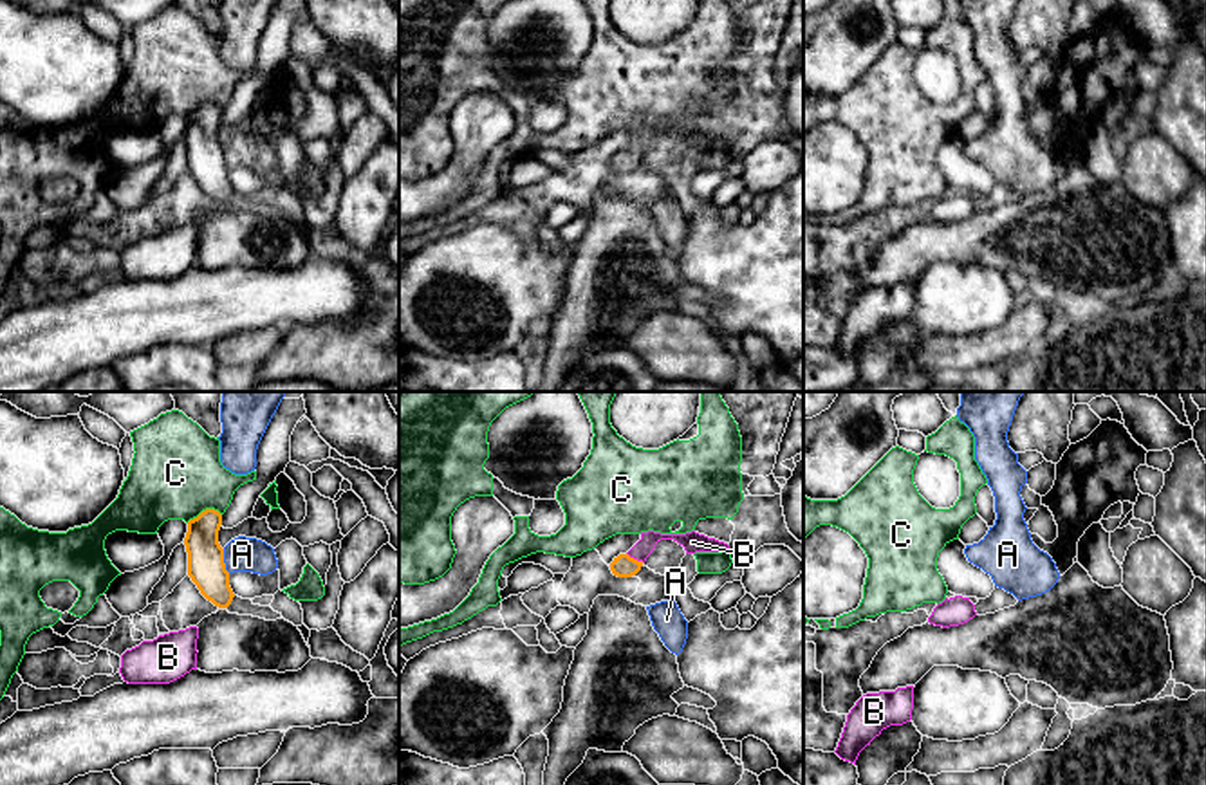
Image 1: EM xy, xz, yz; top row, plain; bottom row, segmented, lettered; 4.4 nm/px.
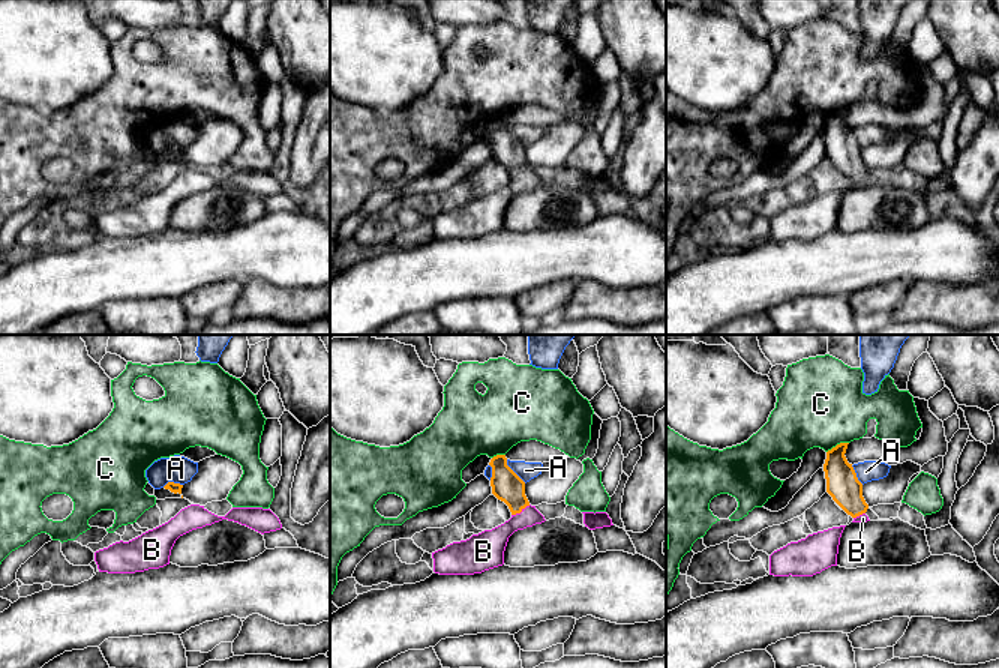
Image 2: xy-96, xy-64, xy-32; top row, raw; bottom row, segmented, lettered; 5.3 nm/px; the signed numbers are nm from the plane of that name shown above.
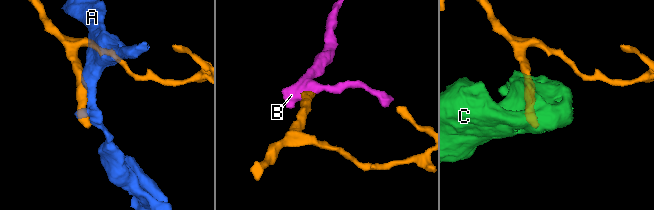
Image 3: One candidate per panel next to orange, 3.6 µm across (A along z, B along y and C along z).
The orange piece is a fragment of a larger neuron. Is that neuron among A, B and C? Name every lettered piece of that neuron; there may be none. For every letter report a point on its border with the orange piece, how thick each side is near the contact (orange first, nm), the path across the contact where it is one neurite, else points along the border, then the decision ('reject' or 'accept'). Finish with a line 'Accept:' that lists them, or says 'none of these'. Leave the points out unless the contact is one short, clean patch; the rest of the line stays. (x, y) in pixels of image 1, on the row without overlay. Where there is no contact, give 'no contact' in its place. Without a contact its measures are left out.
A: contact xy (222, 157); calibres 170 and 160 nm; reject
B: contact xz (636, 156); calibres 100 and 80 nm; way xz (623, 161), (636, 156), (649, 136); accept
C: contact xy (203, 107); calibres 170 and 400 nm; border xy (221, 109), (203, 105), (186, 118); reject
Accept: B

